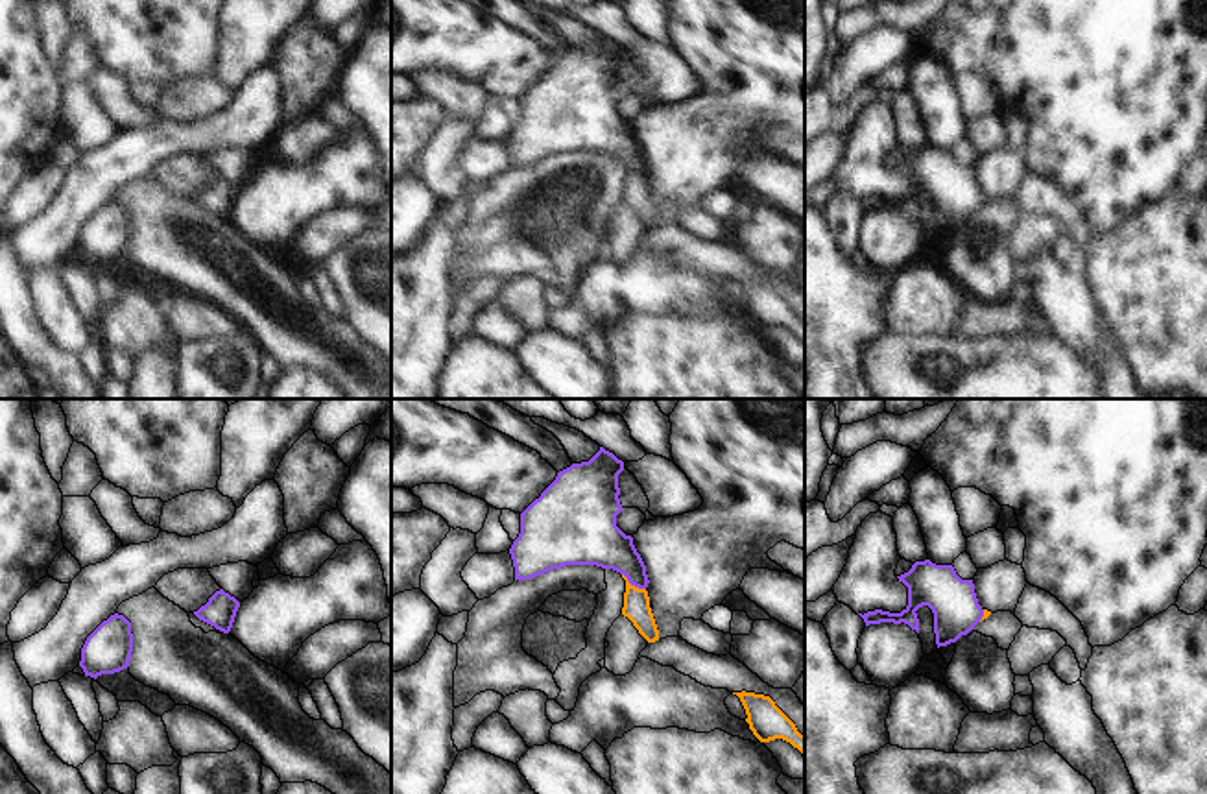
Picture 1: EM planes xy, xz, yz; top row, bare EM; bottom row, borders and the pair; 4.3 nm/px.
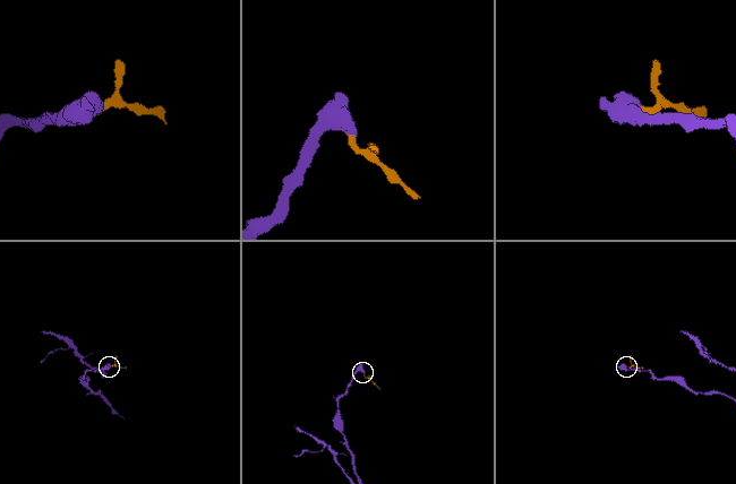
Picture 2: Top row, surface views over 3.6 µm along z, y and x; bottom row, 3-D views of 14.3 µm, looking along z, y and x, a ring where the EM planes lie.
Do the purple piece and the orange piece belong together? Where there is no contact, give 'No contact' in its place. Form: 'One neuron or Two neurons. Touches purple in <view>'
One neuron. Touches purple in xz.

